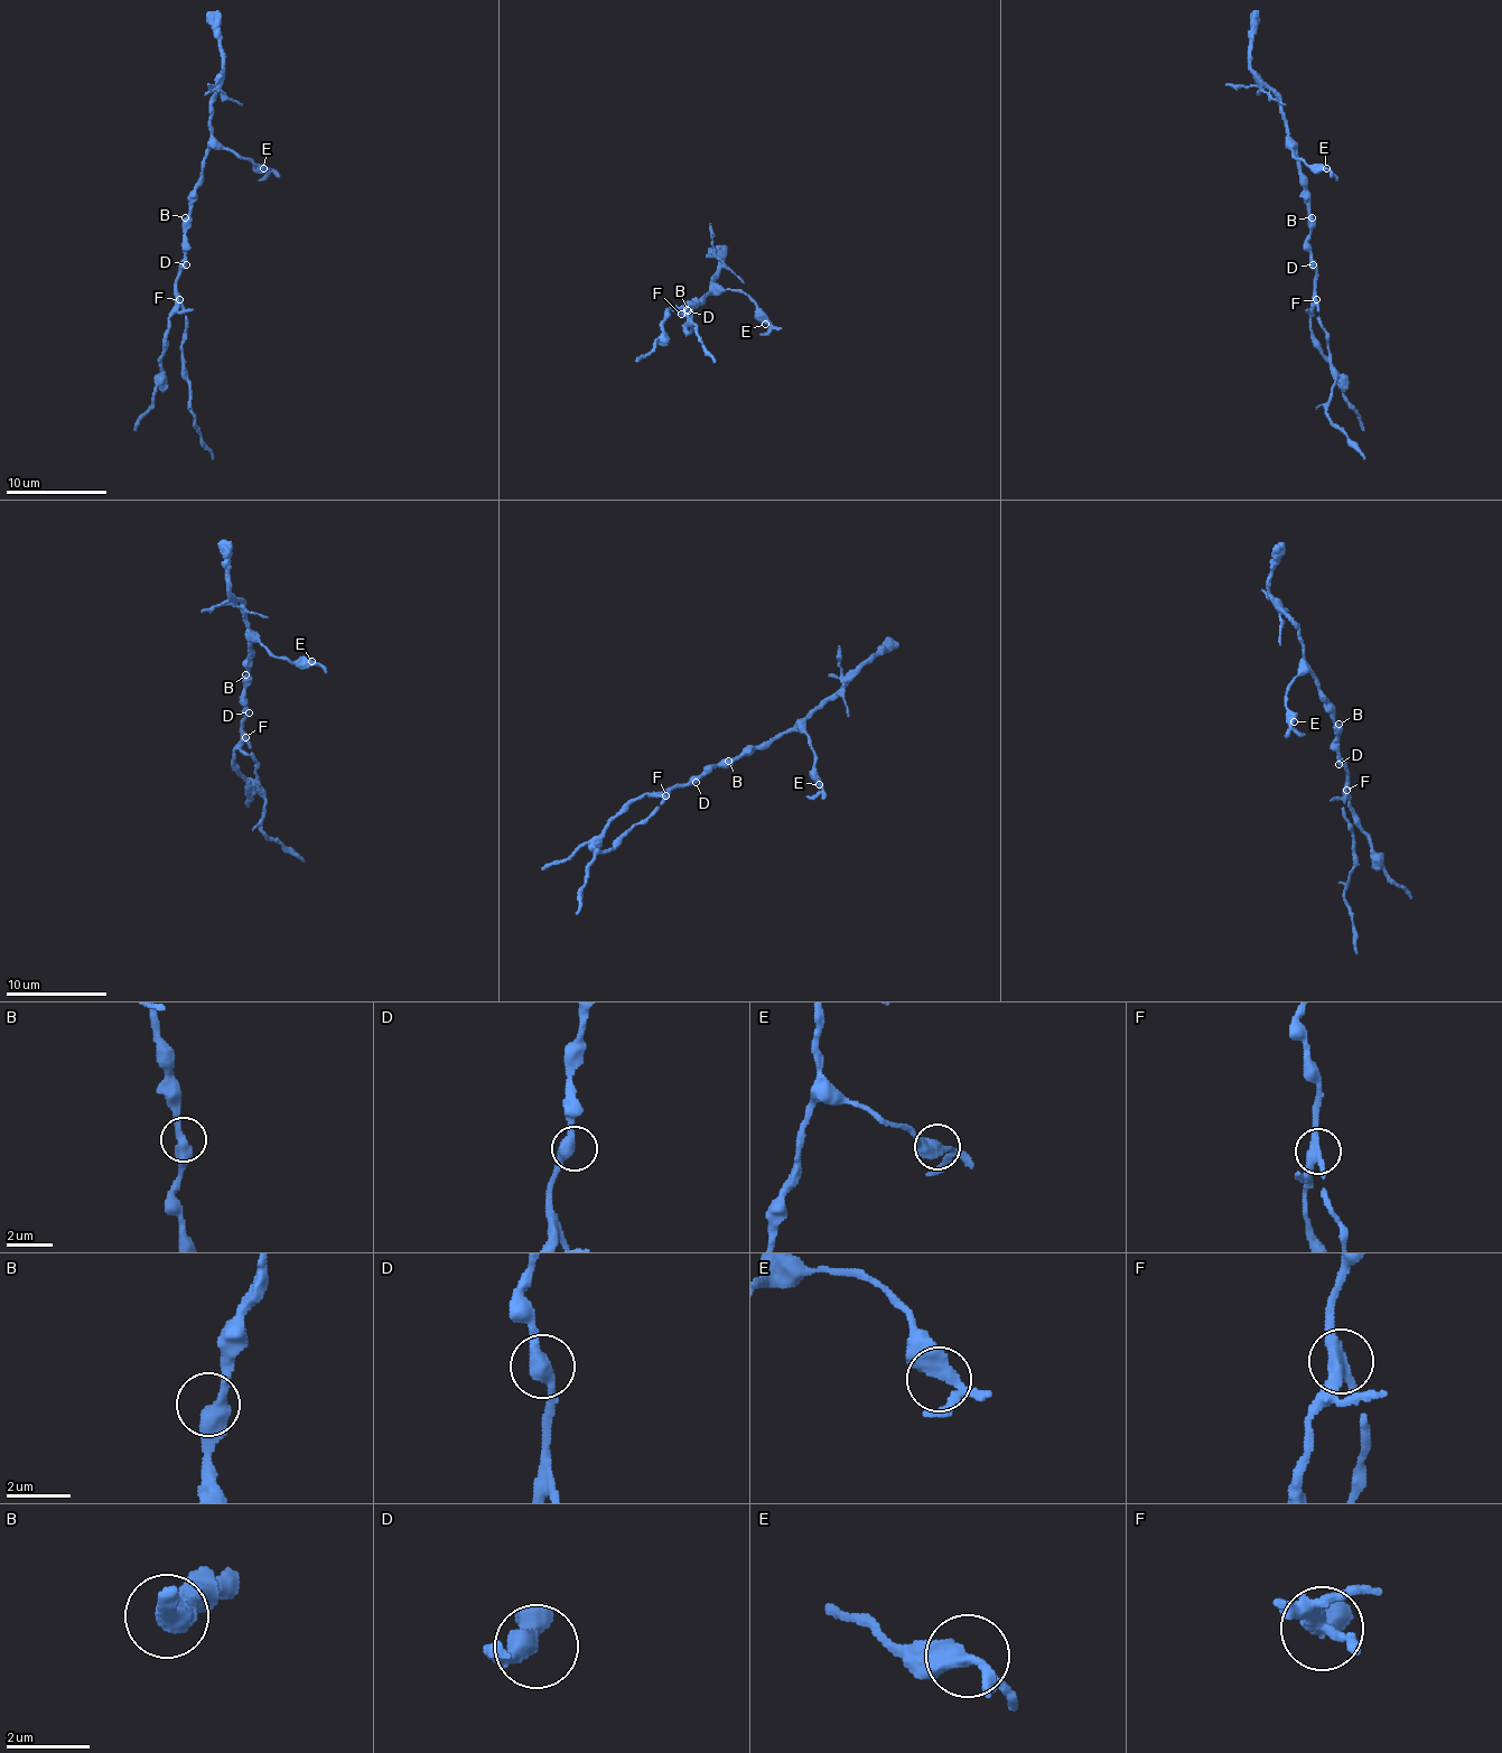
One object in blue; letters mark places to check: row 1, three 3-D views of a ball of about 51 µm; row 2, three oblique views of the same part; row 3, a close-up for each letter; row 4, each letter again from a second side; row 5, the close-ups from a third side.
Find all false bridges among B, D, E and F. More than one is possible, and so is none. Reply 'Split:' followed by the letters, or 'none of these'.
Split: F

